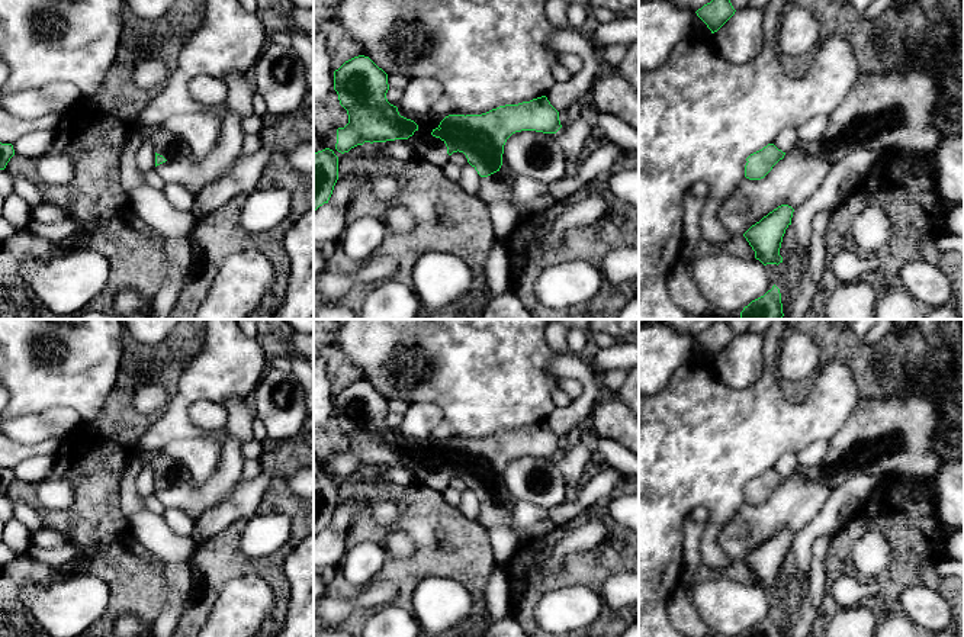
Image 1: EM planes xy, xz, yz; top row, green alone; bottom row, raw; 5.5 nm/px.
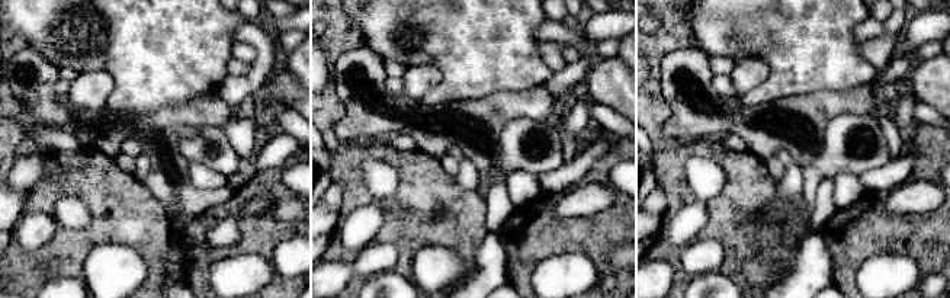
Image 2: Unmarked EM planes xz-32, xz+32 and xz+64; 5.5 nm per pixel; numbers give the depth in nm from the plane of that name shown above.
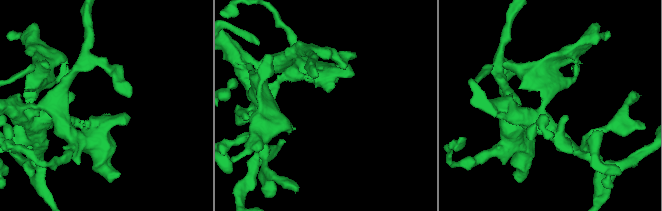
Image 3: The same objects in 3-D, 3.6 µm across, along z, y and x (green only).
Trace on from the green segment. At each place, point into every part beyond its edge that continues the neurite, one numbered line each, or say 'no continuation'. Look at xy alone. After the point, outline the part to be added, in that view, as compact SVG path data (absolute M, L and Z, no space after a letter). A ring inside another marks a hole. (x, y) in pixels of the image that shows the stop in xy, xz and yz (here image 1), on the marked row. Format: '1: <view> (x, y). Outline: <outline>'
1: xy (172, 145). Outline: M161 125L138 128L144 141L150 139L157 154L163 155L167 161L173 161L189 154L189 147L183 135L170 132Z

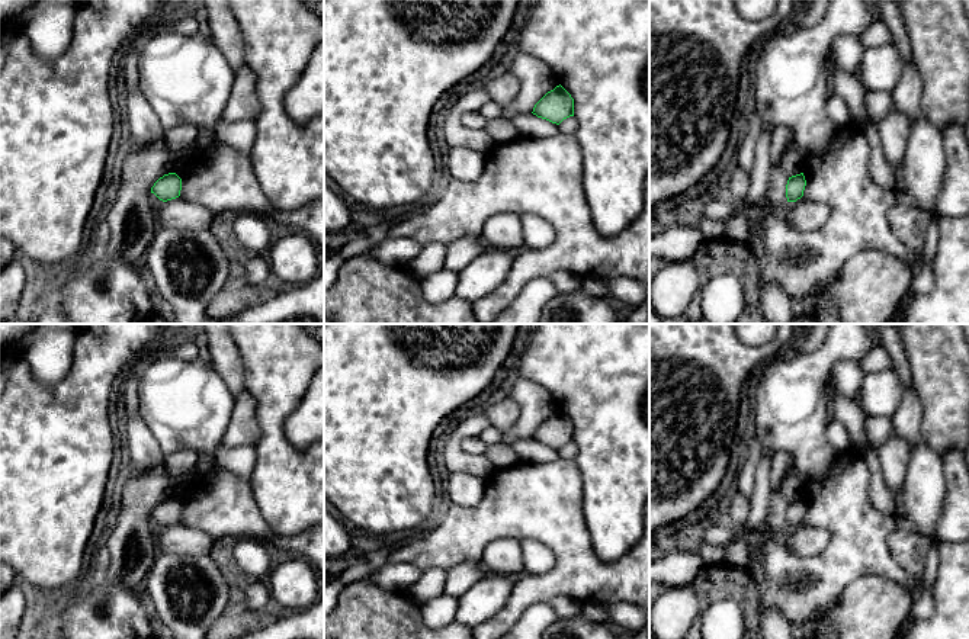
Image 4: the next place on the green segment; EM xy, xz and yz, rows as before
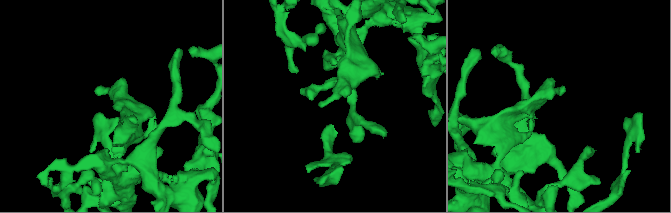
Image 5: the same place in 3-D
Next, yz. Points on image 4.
1: yz (792, 163). Outline: M795 147L786 151L780 160L780 166L789 177L805 171L805 161Z

